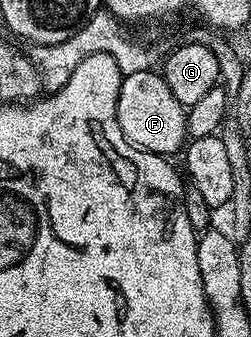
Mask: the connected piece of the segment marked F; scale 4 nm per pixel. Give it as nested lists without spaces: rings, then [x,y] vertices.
[[[152,69],[122,76],[117,100],[117,118],[123,135],[137,149],[162,155],[180,154],[187,141],[186,106],[171,95],[164,76]]]

